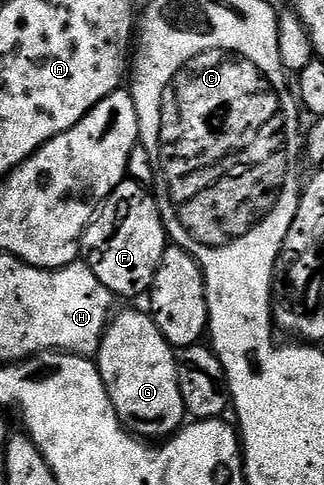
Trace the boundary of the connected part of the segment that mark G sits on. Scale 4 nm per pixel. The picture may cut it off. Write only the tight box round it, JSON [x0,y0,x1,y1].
[97,310,188,440]

